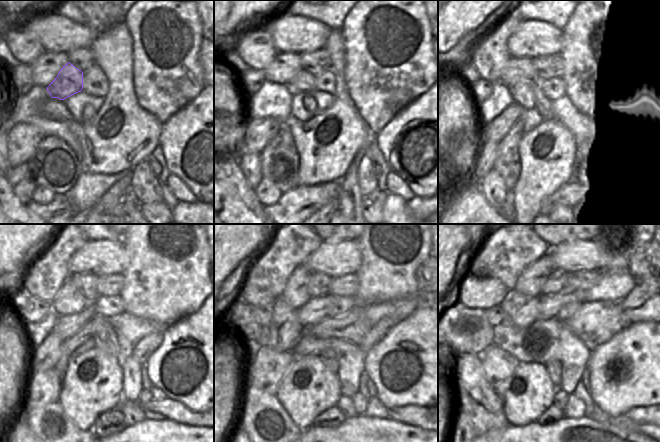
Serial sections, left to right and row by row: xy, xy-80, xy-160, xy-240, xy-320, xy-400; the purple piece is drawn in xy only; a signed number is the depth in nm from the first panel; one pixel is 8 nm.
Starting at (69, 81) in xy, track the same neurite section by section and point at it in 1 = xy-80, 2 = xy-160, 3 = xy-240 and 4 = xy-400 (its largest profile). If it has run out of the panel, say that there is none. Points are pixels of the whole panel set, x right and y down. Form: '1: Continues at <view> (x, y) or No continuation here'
1: Continues at xy-80 (303, 81)
2: Continues at xy-160 (543, 105)
3: Continues at xy-240 (105, 338)
4: Continues at xy-400 (554, 367).

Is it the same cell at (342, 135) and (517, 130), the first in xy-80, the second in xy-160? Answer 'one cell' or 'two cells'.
two cells

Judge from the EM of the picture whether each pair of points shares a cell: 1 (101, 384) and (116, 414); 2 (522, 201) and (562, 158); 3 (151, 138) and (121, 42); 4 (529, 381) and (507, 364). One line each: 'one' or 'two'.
1: two
2: one
3: one
4: two

